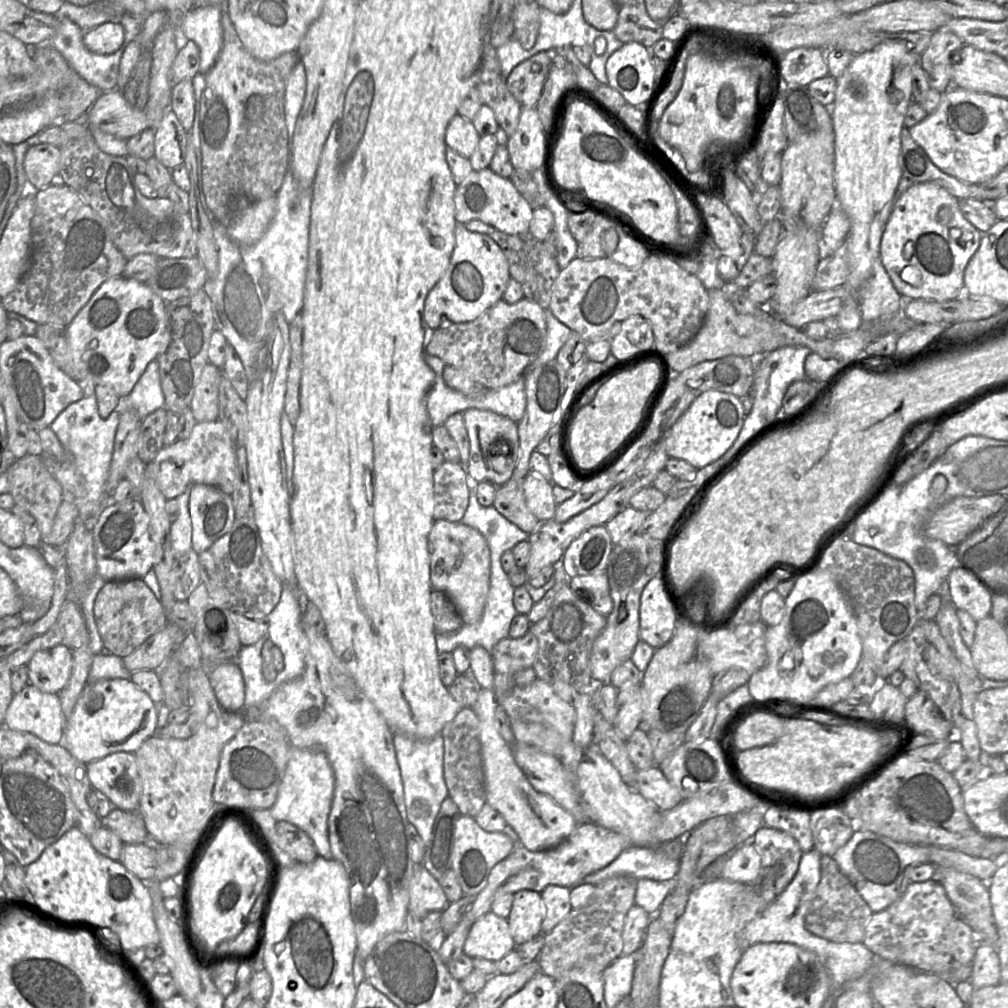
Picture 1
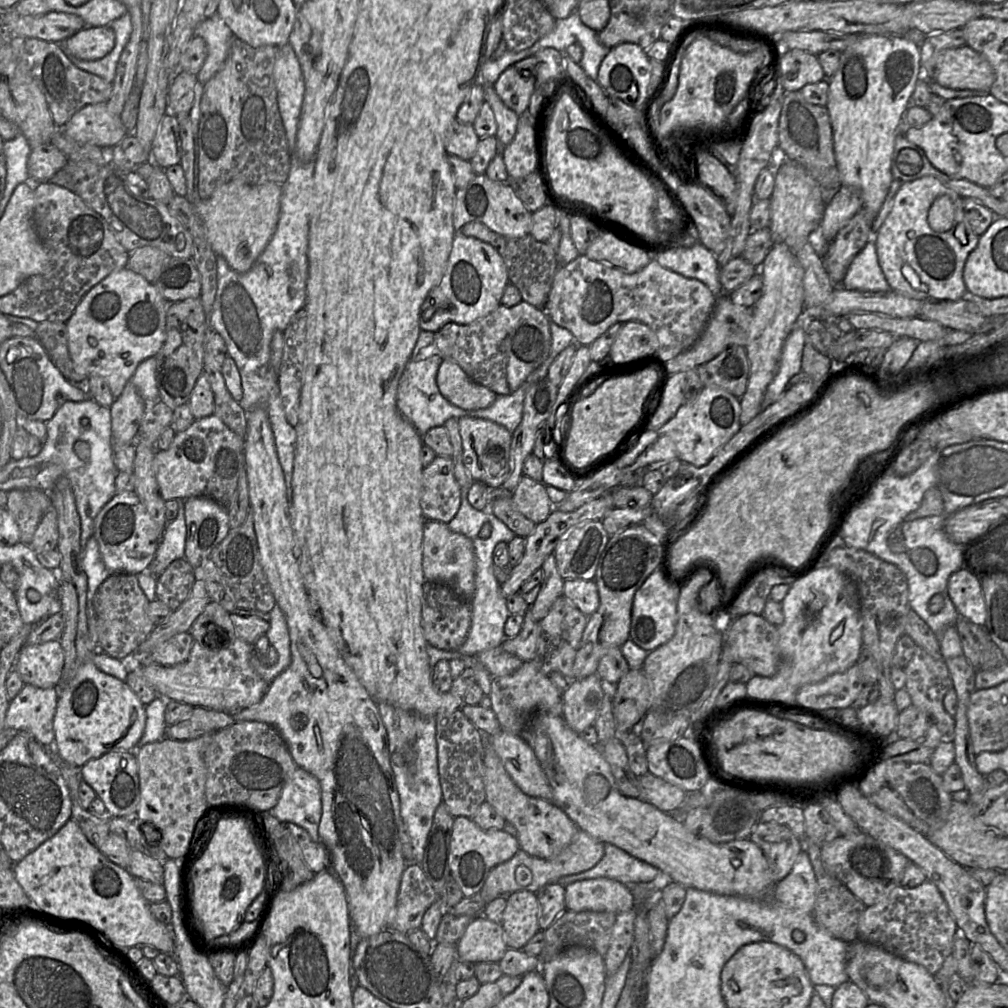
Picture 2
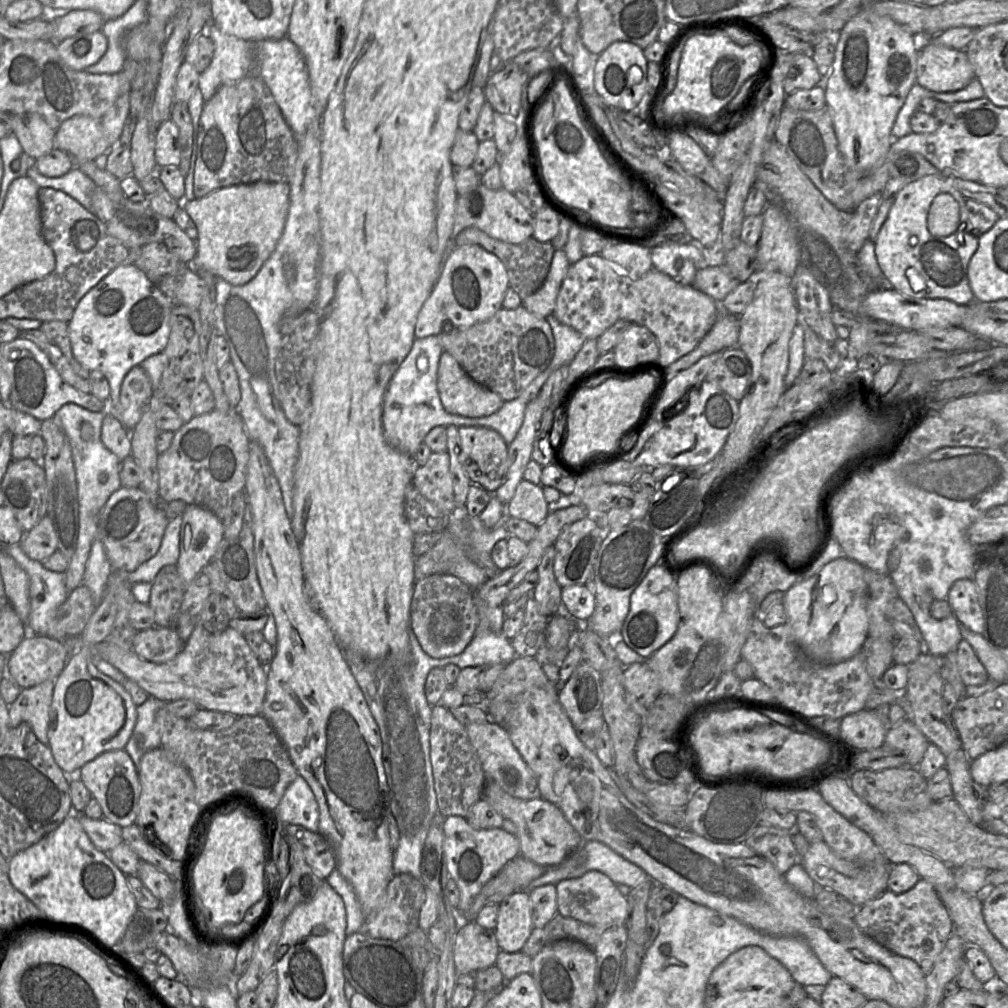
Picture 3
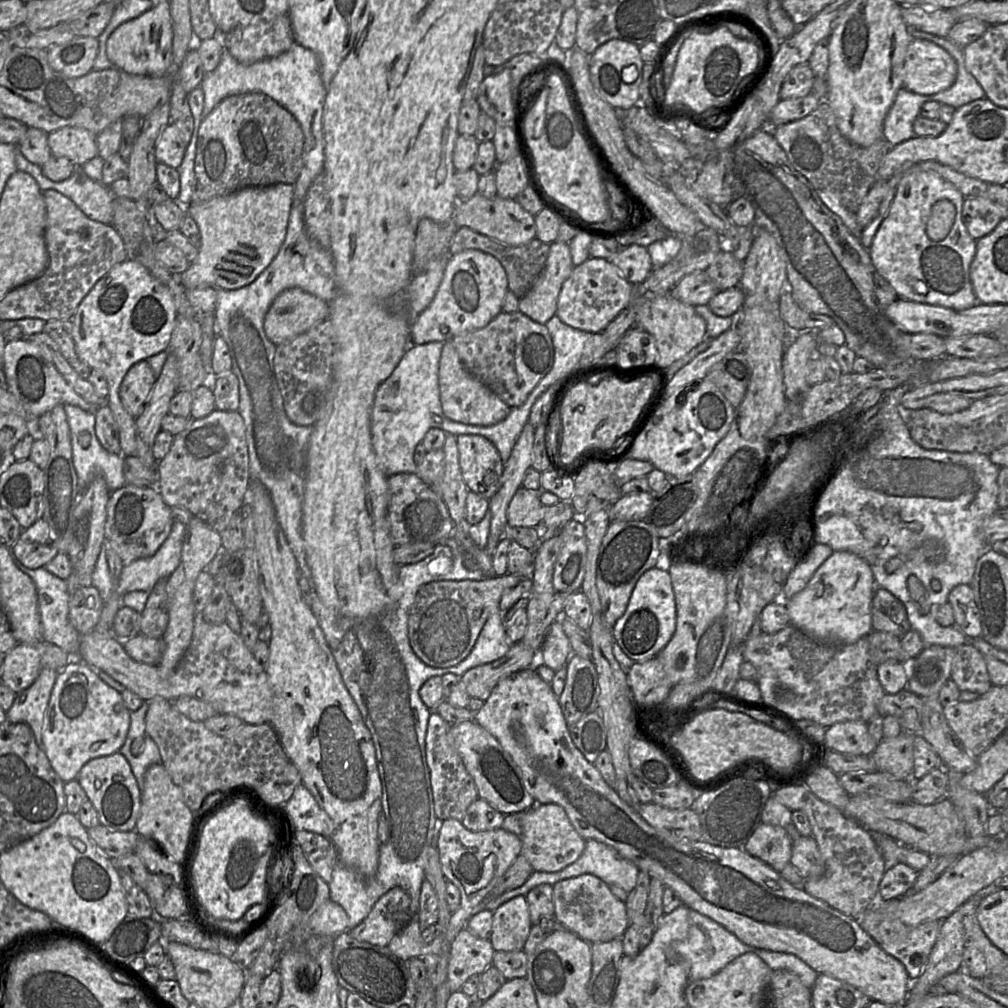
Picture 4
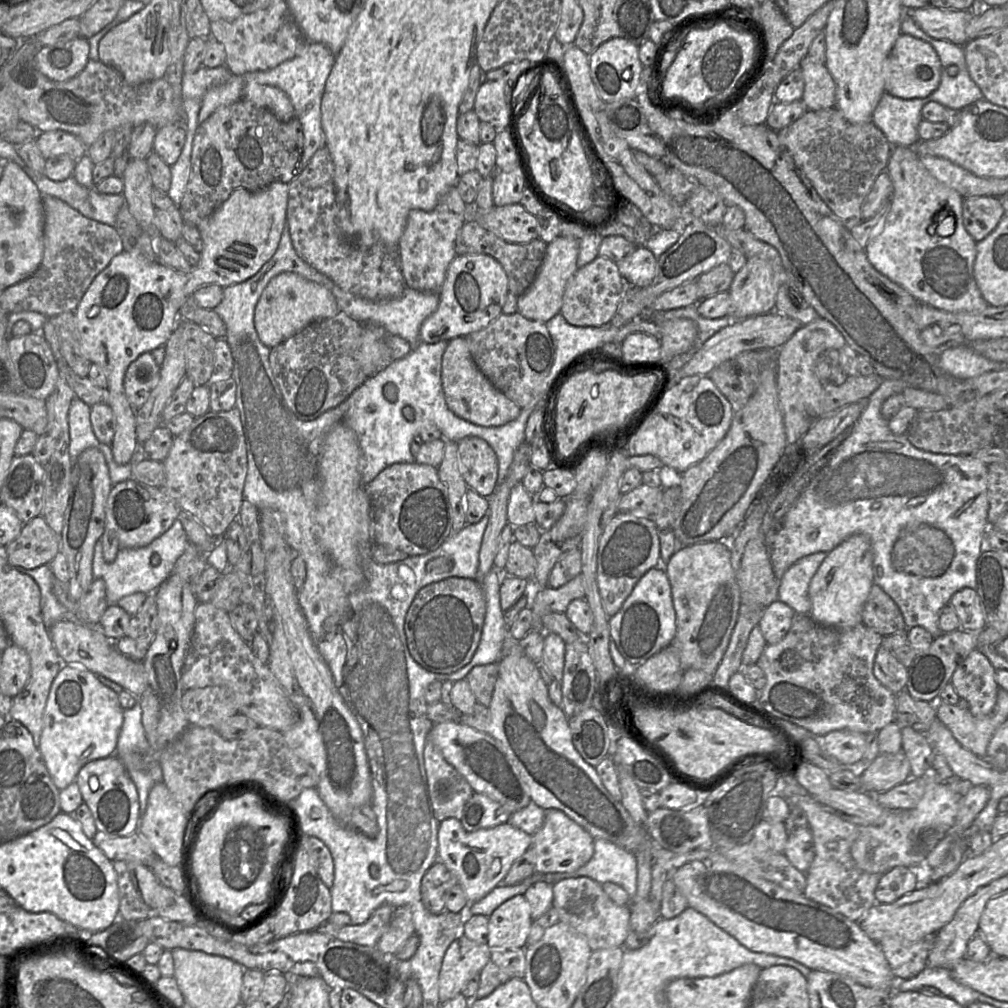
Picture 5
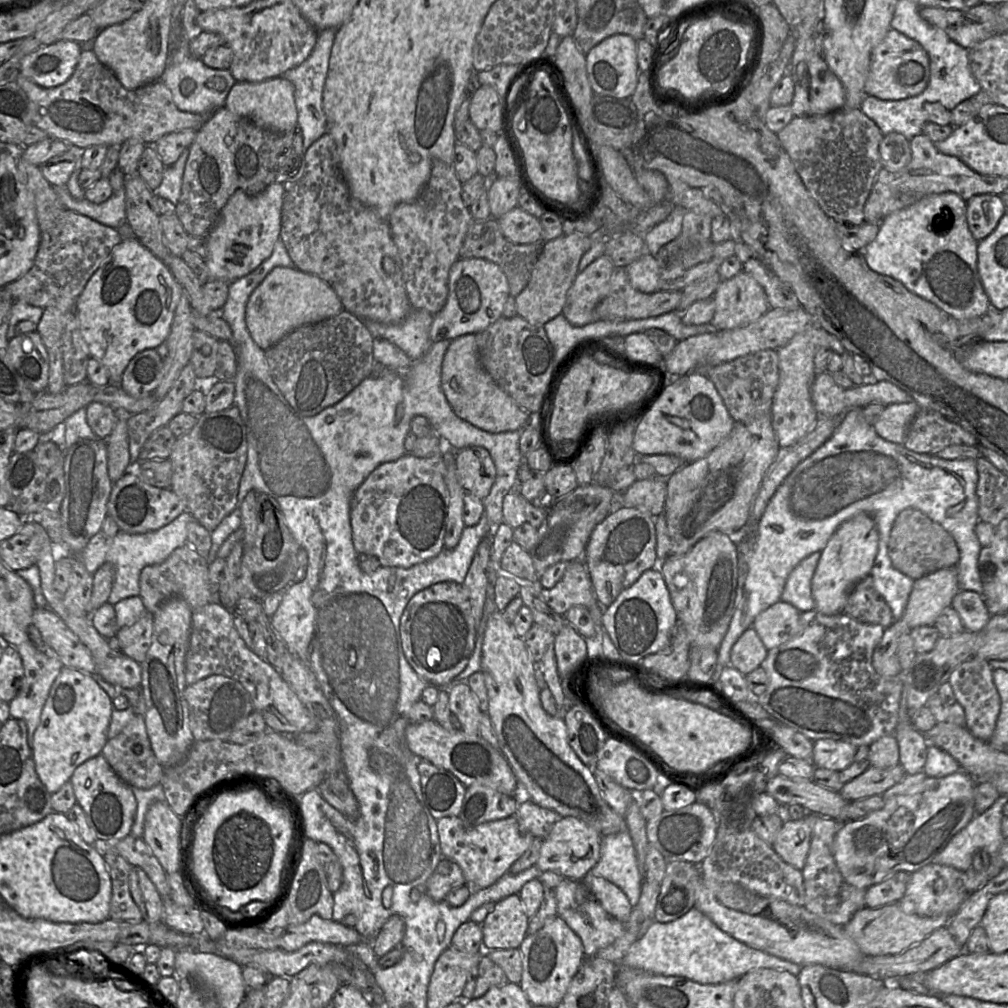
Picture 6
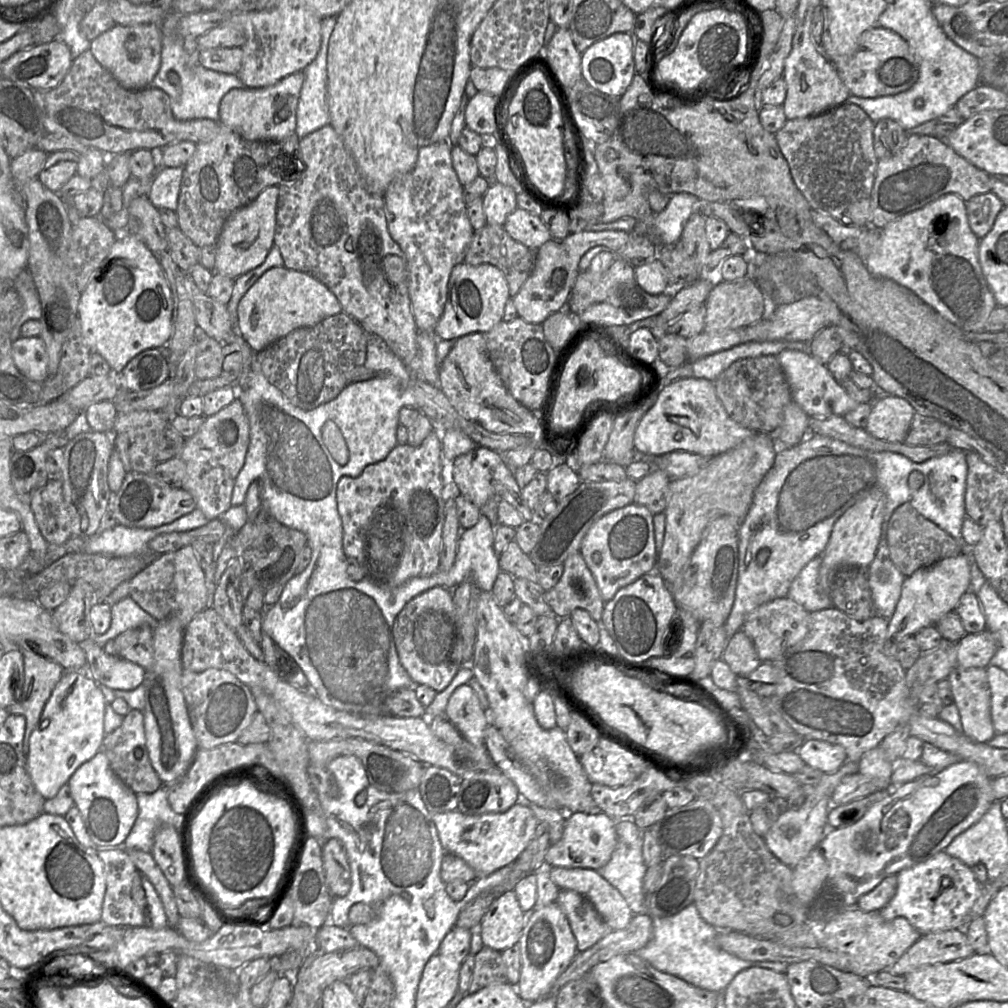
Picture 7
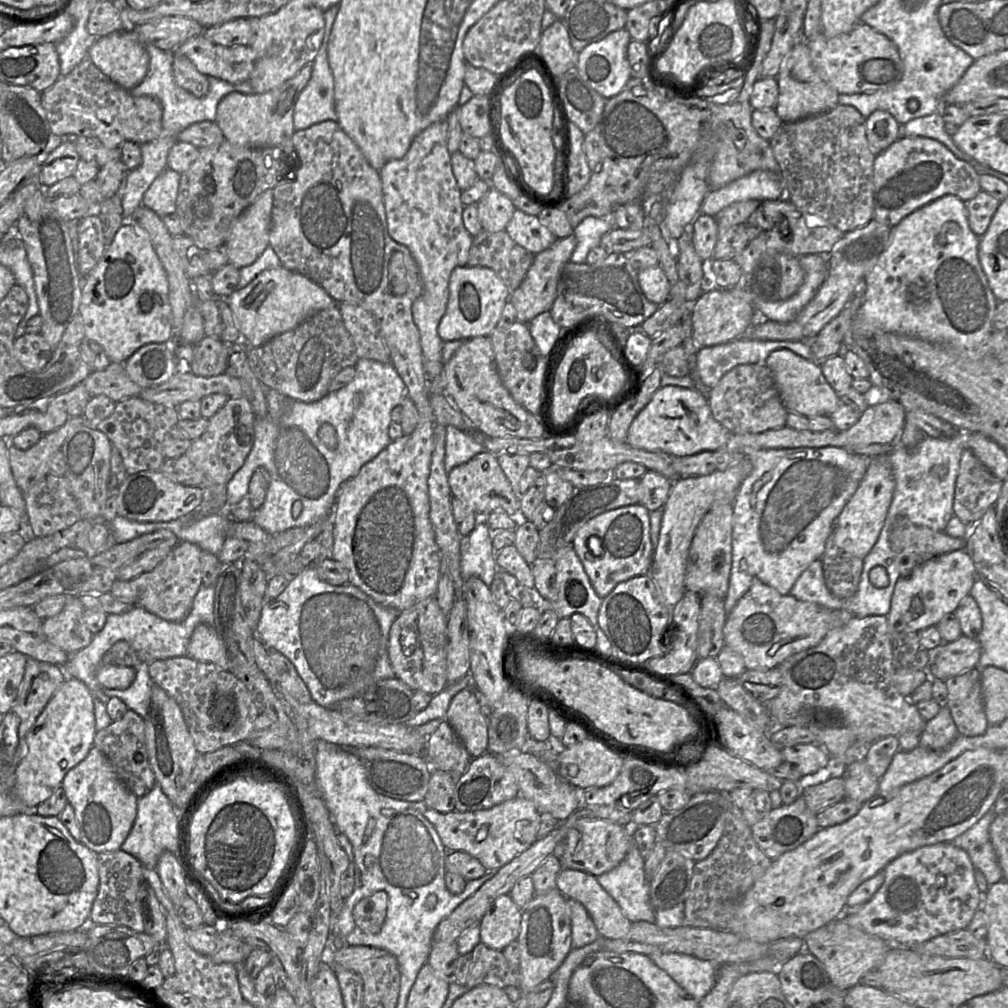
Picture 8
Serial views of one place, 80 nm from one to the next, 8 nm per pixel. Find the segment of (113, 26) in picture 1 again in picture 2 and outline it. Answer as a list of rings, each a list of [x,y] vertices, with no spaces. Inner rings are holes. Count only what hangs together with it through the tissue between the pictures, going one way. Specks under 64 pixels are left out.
[[[109,26],[85,27],[63,42],[65,53],[81,60],[94,61],[106,56],[115,45],[115,33]]]

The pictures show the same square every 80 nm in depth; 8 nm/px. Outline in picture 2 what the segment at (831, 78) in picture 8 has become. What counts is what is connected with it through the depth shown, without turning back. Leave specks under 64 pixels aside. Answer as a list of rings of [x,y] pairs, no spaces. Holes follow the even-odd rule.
[[[965,44],[947,49],[937,56],[931,81],[953,90],[989,93],[995,73],[981,54]]]

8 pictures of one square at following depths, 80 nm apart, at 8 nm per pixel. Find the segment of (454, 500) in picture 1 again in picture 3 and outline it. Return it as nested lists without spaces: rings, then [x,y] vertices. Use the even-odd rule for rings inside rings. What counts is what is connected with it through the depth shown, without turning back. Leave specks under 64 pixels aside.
[[[447,451],[432,452],[426,464],[416,468],[412,484],[443,513],[449,515],[457,507]]]

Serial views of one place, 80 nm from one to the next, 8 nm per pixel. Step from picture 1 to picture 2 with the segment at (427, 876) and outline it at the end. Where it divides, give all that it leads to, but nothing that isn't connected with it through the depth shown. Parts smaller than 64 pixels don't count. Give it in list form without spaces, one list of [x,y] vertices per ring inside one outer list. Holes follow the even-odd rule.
[[[419,864],[408,865],[401,876],[394,920],[386,929],[394,929],[406,934],[410,930],[420,928],[424,913],[438,900],[439,895],[433,889],[421,866]]]

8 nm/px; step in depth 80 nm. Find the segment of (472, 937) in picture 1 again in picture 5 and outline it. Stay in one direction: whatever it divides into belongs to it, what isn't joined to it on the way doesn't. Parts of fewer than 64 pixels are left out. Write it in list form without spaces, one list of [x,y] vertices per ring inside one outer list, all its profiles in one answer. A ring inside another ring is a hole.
[[[463,934],[448,947],[439,974],[439,999],[443,1004],[462,992],[467,982],[491,961],[492,949]]]

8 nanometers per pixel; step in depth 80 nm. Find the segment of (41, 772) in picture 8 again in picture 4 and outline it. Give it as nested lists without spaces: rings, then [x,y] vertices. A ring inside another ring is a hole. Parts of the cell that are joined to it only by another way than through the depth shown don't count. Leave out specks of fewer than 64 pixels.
[[[72,659],[58,675],[53,686],[42,730],[43,750],[49,762],[64,783],[77,778],[81,768],[90,760],[119,752],[125,742],[131,711],[125,706],[122,695],[102,681],[96,671]]]

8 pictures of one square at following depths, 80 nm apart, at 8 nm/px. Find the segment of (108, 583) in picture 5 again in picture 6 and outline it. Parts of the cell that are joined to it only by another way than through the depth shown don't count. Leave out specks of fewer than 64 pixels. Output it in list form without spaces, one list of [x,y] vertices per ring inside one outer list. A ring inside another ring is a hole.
[[[185,511],[158,530],[142,534],[130,534],[119,530],[113,538],[106,537],[100,530],[89,540],[81,552],[81,560],[88,572],[93,575],[104,563],[114,564],[115,577],[108,598],[110,604],[114,605],[131,596],[139,596],[139,576],[142,569],[148,565],[164,562],[175,549],[185,545],[187,543],[187,525],[193,519],[191,513]]]

